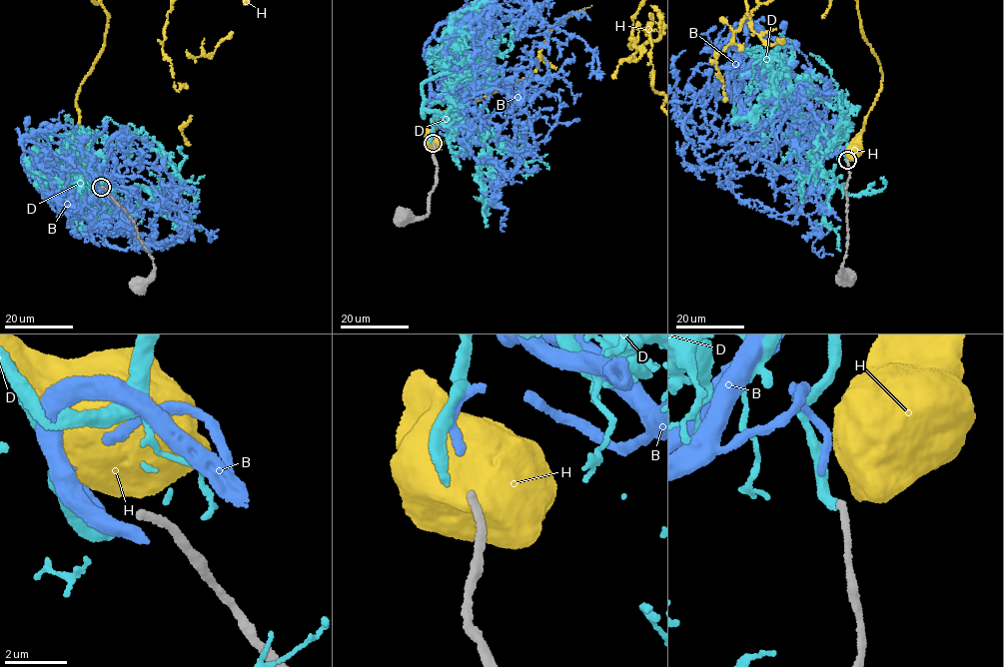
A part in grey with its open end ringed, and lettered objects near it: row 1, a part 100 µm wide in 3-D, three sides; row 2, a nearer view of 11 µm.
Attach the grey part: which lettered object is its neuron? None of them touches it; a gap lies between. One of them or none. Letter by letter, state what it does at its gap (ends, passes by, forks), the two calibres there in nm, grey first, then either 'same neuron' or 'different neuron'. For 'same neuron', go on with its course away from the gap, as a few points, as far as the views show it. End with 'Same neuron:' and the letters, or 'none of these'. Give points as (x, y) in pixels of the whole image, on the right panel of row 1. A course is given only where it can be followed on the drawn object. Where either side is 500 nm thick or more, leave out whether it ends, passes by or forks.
B: it ends | 240/240 nm | different neuron
D: it ends | 240/320 nm | different neuron
H: 240/700 nm | different neuron
Same neuron: none of these

